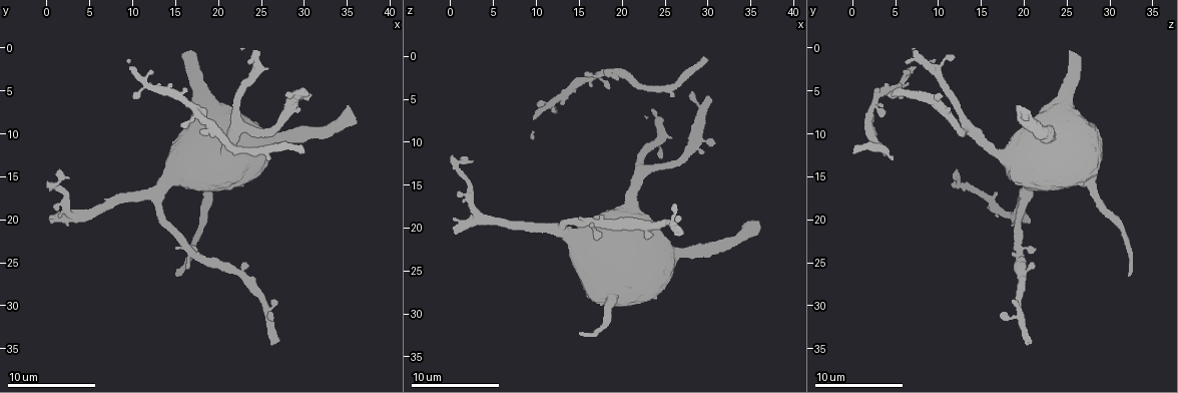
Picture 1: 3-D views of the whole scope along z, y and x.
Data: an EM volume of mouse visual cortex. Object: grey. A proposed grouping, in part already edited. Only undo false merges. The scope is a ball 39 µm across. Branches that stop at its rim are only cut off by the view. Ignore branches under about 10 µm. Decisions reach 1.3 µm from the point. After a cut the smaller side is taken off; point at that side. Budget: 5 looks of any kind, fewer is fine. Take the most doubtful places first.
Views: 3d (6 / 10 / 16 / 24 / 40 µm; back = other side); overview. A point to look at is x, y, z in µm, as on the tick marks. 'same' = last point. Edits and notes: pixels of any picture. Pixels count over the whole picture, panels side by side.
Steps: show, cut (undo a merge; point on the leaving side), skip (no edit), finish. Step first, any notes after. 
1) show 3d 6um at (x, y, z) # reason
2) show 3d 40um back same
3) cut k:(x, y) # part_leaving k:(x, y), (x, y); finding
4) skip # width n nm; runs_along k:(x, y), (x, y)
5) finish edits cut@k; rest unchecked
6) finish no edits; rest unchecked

show 3d 10um at (23.4, 9.0, 12.8)

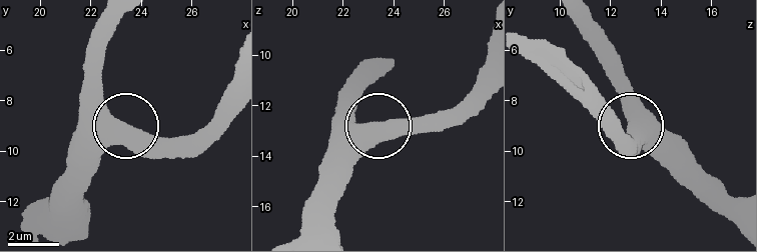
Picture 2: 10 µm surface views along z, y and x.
show 3d 10um back at (23.2, 9.1, 12.9)

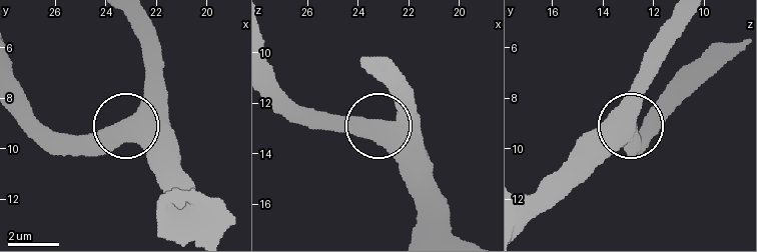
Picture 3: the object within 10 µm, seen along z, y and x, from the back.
skip # side_arm 12 um; one neuron here

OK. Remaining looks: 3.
show 3d 6um at (23.4, 27.4, 19.8) # a narrow waist

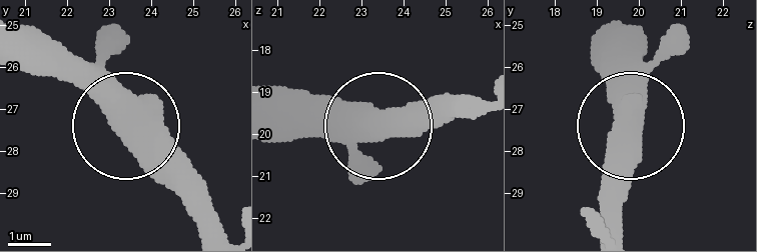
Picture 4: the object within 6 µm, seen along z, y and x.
show 3d 6um back at (23.25, 27.30, 19.60)

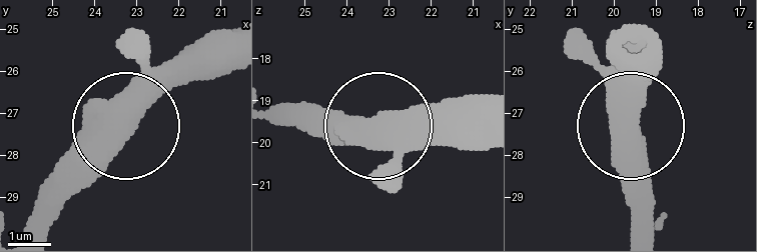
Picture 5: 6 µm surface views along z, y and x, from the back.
skip # runs_along 5:(637, 29), (626, 76), (633, 201); continuous, no second neuron

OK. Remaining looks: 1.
finish no edits; rest unchecked

